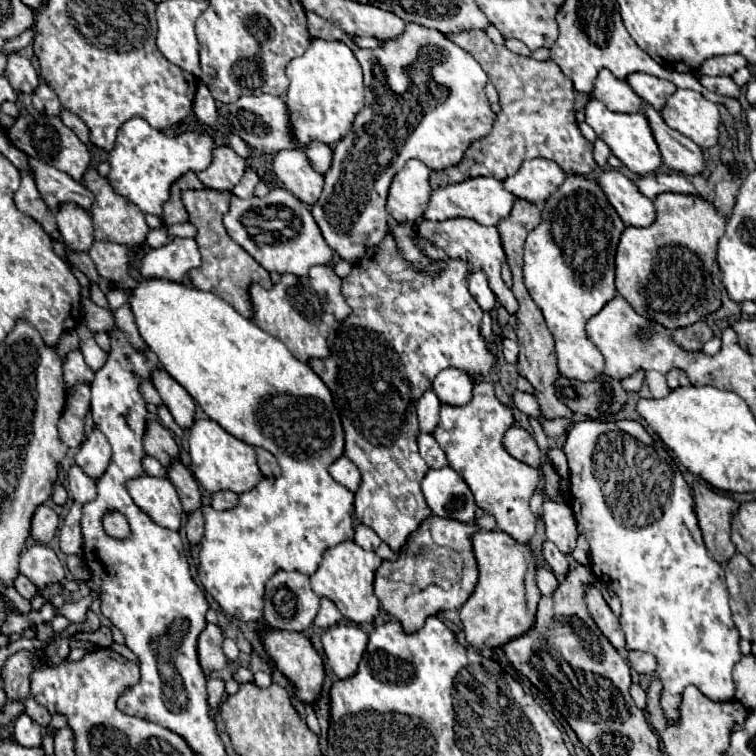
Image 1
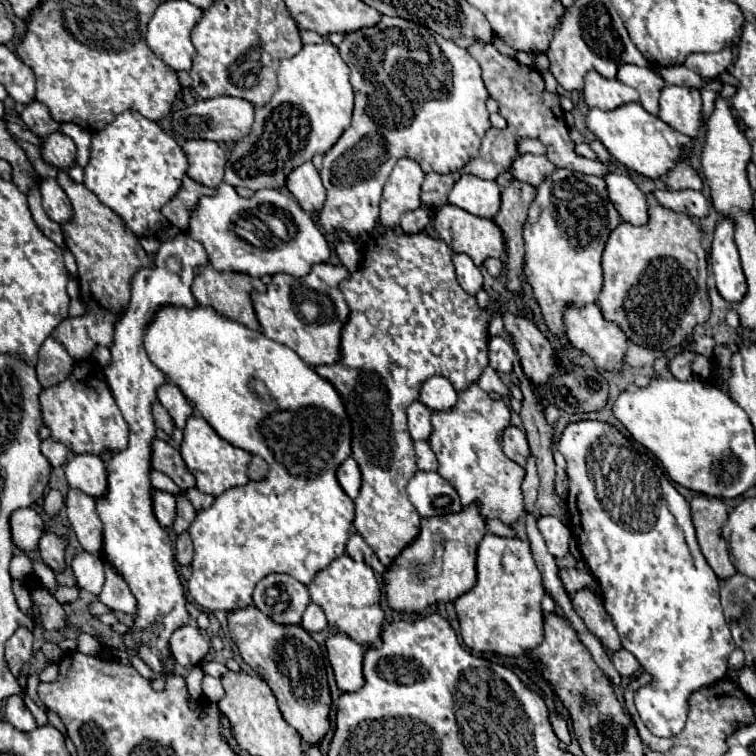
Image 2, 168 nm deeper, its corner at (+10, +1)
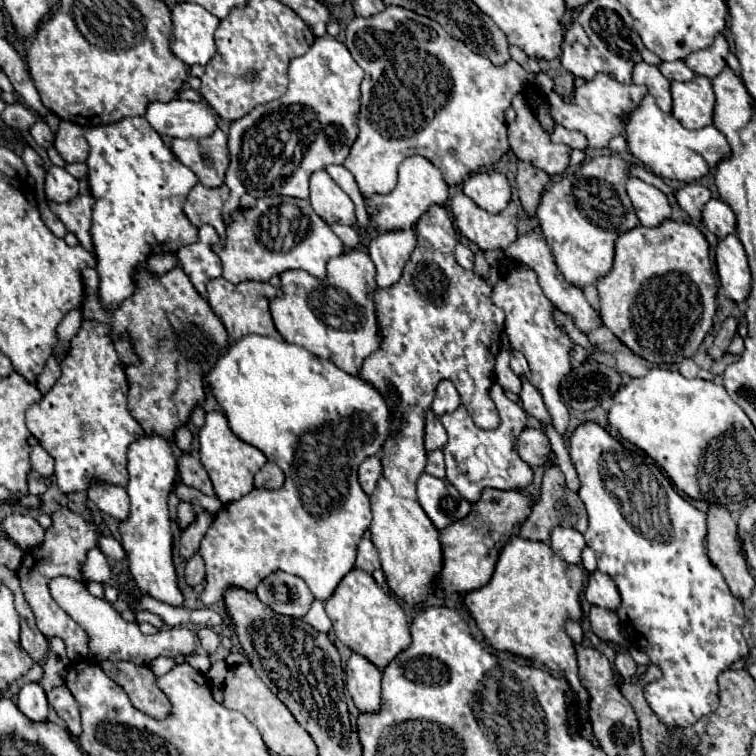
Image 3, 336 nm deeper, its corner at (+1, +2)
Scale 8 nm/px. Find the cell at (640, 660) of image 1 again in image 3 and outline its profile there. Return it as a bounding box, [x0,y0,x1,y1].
[615,652,637,680]

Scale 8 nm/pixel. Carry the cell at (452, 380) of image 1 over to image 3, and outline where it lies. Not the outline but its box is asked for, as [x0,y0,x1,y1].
[433,380,461,416]

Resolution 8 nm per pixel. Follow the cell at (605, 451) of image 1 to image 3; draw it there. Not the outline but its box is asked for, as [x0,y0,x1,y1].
[569,422,749,726]

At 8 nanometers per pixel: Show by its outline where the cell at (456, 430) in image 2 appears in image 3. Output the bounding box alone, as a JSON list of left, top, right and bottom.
[439,382,533,504]

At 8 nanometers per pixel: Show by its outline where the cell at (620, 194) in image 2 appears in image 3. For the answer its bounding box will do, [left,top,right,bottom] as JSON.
[627,178,671,226]

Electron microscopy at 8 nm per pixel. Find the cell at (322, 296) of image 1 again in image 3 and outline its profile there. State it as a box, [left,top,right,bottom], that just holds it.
[271,250,381,374]

